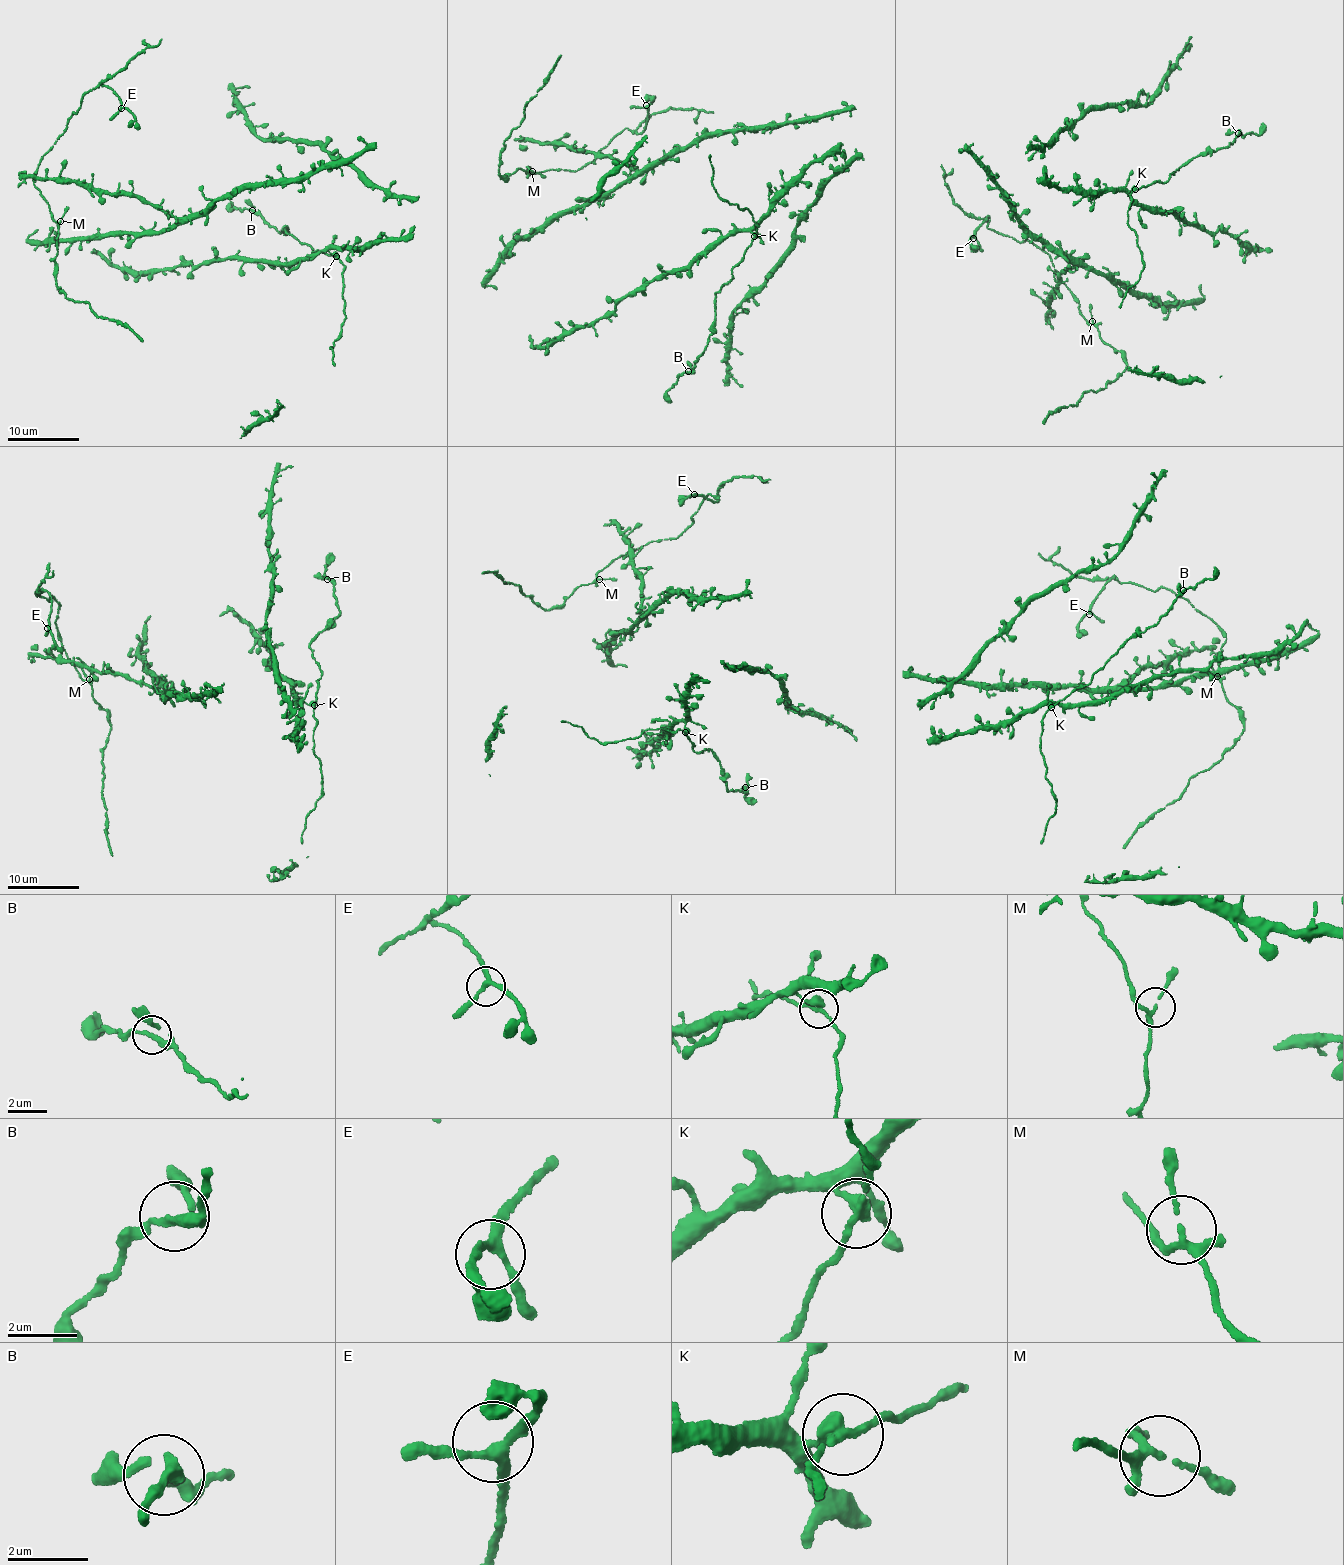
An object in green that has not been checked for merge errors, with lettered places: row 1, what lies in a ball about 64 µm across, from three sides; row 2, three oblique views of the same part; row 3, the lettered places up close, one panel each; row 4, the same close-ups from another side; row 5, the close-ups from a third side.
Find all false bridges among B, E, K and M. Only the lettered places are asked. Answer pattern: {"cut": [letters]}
{"cut": []}

